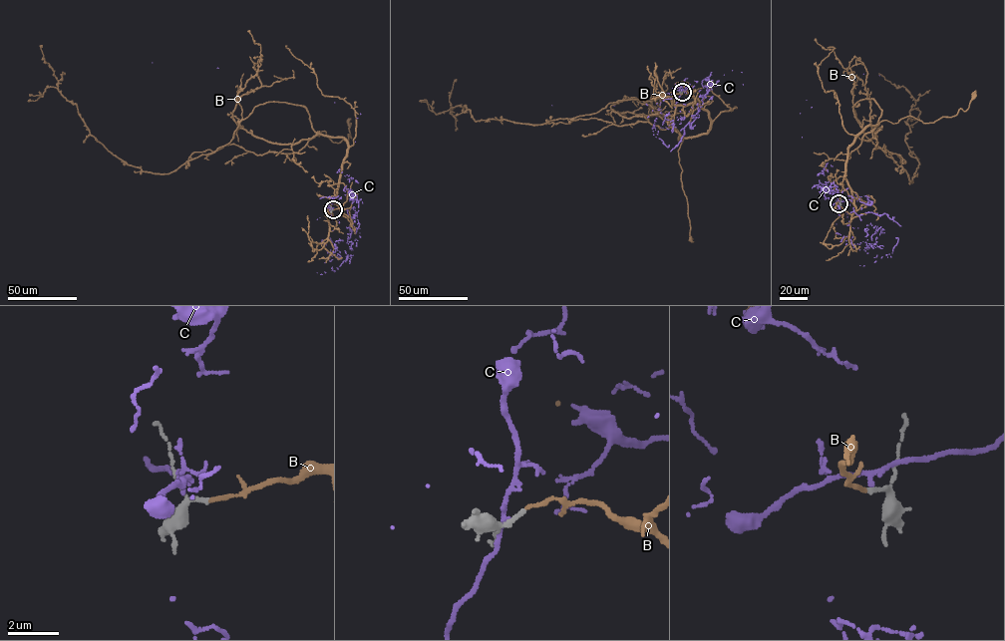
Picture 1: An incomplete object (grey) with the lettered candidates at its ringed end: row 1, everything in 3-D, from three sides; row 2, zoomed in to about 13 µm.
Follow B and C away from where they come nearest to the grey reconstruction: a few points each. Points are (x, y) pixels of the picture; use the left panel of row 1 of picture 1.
B: (333, 209), (348, 144), (302, 106), (259, 104), (212, 153), (143, 171), (92, 136), (41, 45)
C: (331, 208), (335, 197), (341, 197), (344, 190), (349, 188), (360, 114), (334, 102), (152, 63)

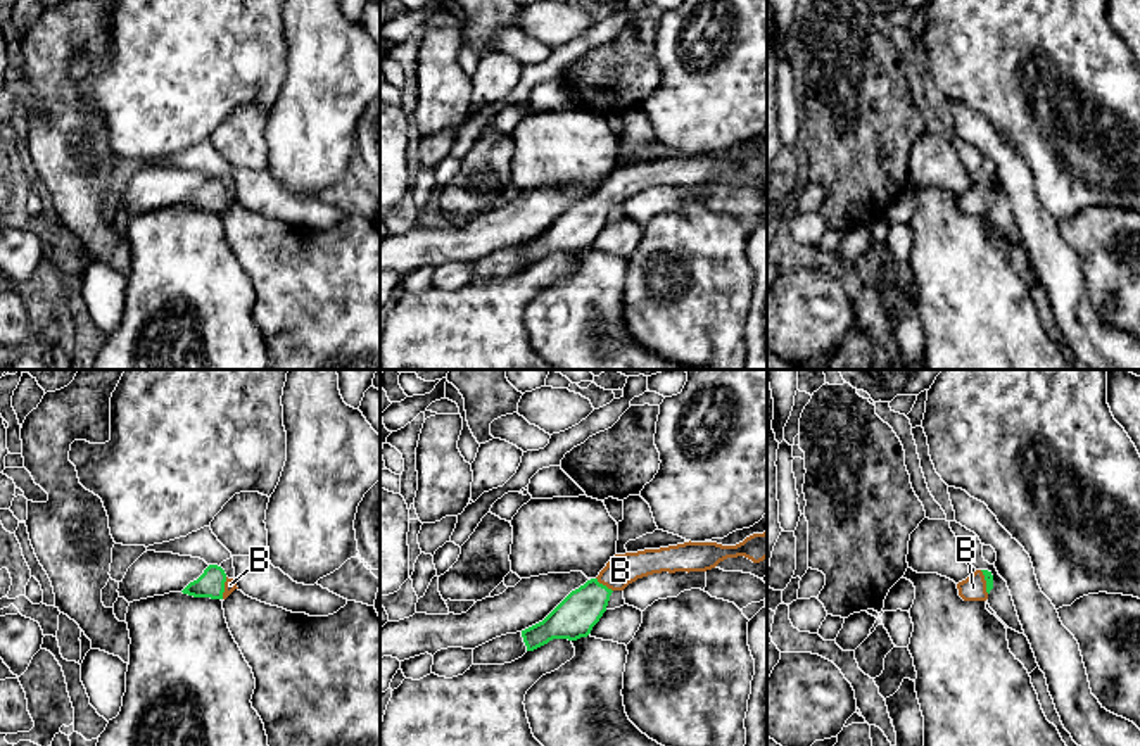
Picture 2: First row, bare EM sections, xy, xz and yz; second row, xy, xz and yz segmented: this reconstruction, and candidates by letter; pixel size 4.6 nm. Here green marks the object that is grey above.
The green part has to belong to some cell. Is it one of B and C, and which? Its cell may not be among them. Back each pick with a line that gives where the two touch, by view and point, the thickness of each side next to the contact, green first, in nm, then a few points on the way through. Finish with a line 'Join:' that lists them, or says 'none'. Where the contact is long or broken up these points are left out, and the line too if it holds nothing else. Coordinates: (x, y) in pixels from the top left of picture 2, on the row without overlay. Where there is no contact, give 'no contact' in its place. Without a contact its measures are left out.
B: xy (223, 201) | 130/60 nm | across xy (211, 197), (223, 201), (230, 197)
Join: B

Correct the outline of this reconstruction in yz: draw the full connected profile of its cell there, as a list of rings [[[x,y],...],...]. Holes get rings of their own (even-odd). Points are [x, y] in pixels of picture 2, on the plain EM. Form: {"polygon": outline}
{"polygon": [[[976,183],[966,193],[959,195],[957,202],[964,214],[986,214],[993,202],[993,188],[988,183]]]}

